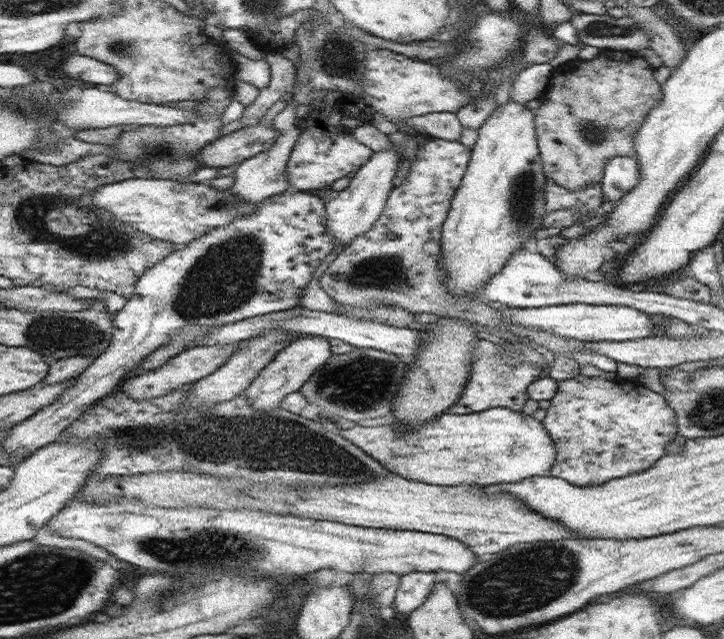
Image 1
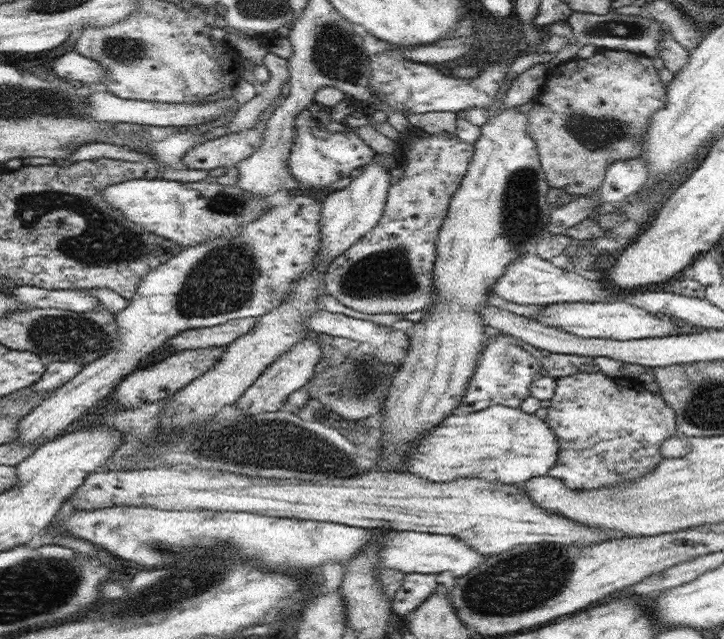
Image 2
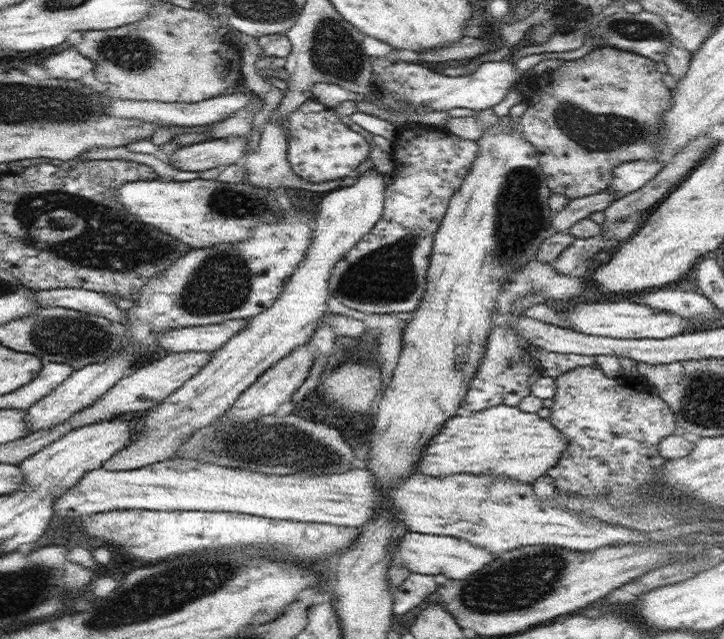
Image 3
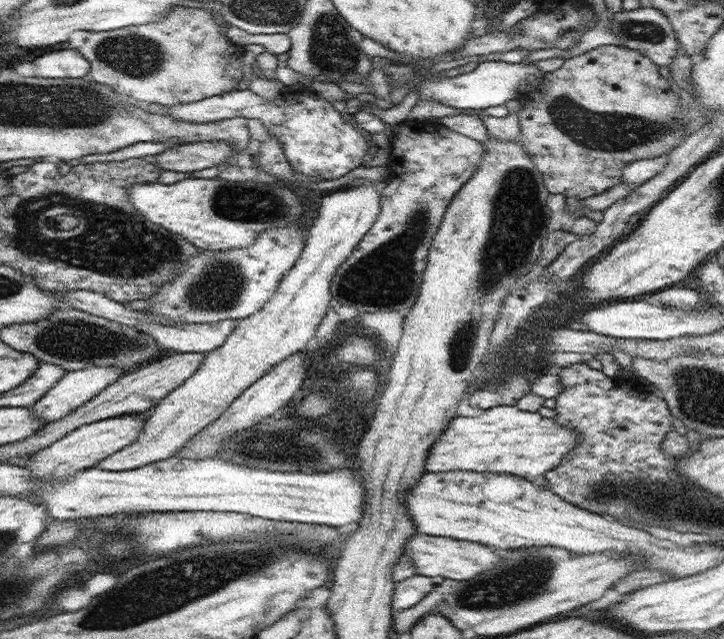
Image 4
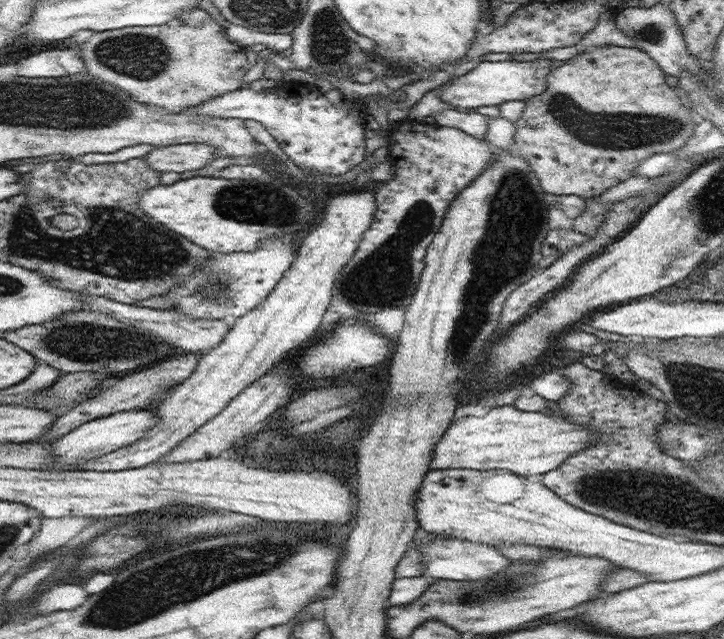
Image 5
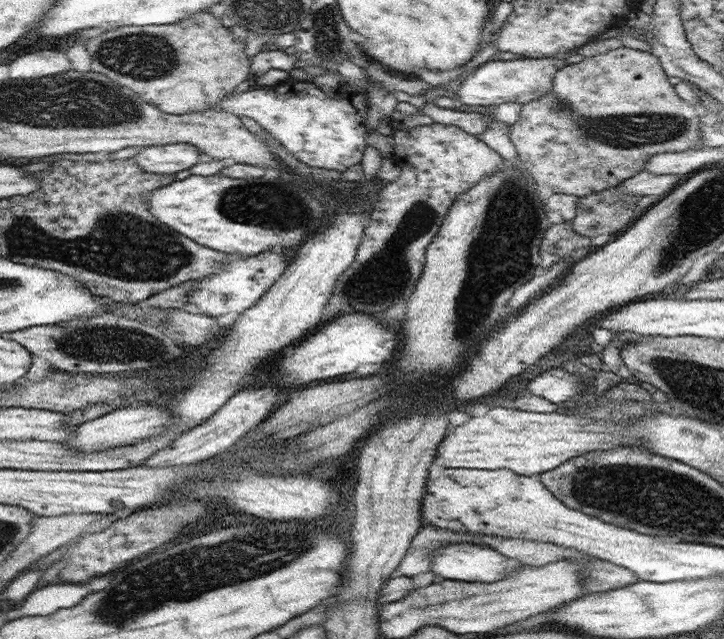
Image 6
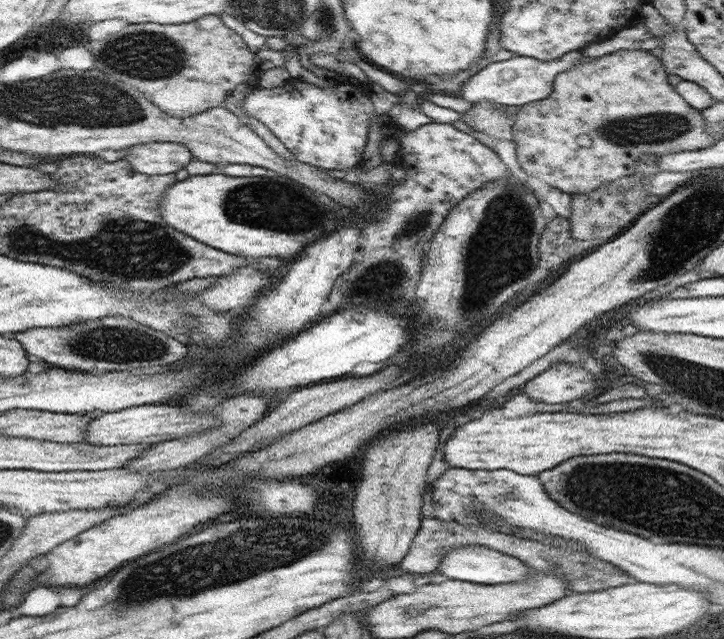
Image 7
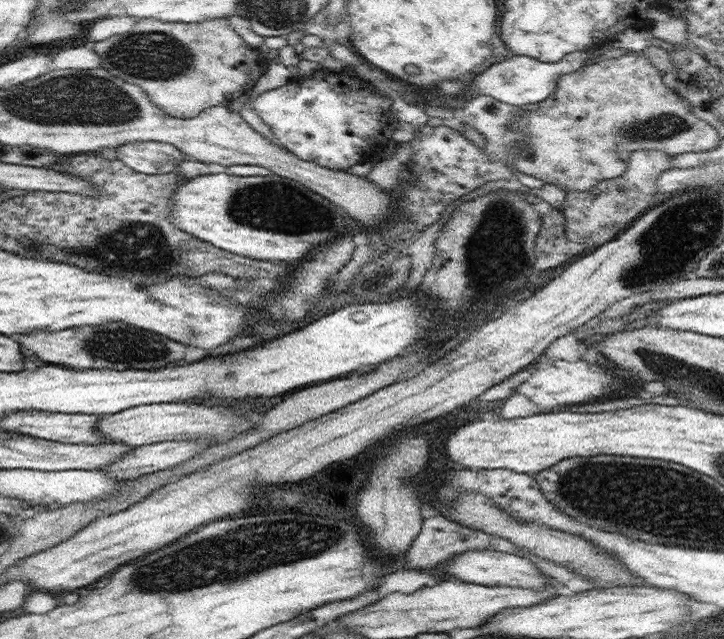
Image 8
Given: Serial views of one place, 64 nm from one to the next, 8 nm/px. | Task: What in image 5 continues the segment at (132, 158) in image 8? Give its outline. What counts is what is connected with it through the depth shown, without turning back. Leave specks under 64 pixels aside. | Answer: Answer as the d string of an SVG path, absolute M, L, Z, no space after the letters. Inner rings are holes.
M182 143L155 147L143 159L149 167L163 172L186 172L208 166L219 156L215 146L204 143Z

